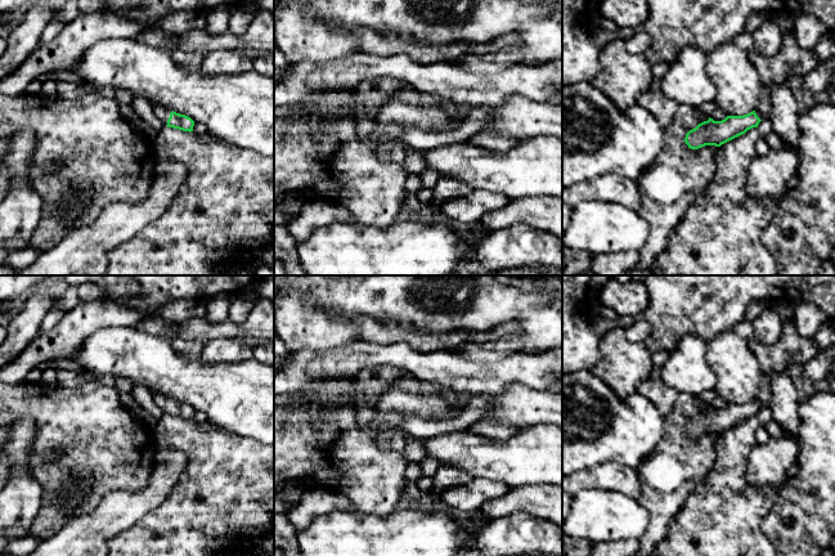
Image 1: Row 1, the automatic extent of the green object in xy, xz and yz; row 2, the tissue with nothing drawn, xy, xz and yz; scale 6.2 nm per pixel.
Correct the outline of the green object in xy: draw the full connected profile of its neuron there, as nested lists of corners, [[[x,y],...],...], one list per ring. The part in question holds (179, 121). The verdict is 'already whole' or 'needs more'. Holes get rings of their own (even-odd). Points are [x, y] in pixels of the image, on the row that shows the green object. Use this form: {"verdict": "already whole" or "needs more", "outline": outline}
{"verdict": "needs more", "outline": [[[153,107],[153,111],[157,118],[163,124],[163,126],[189,133],[193,131],[194,121],[190,117],[162,107]]]}

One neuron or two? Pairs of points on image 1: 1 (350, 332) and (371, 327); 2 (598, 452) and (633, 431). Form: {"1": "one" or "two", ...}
{"1": "two", "2": "one"}

